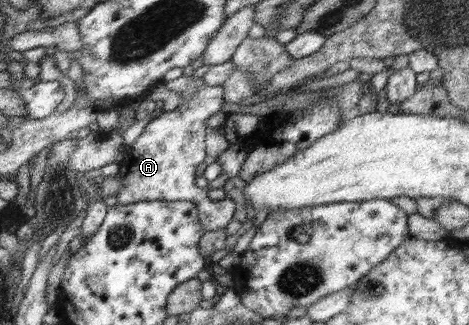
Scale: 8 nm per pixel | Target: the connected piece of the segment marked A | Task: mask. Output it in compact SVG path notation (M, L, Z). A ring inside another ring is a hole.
M223 86L200 87L196 94L189 99L183 99L182 104L172 111L160 111L156 114L137 140L127 147L127 153L119 163L117 178L123 182L123 188L114 195L121 205L137 203L143 200L165 200L165 201L190 201L195 203L199 212L199 219L205 231L215 231L223 229L233 219L235 215L235 201L224 199L213 201L207 196L208 189L201 189L196 185L195 175L197 166L203 163L205 154L205 131L207 131L206 121L223 107L224 89Z

